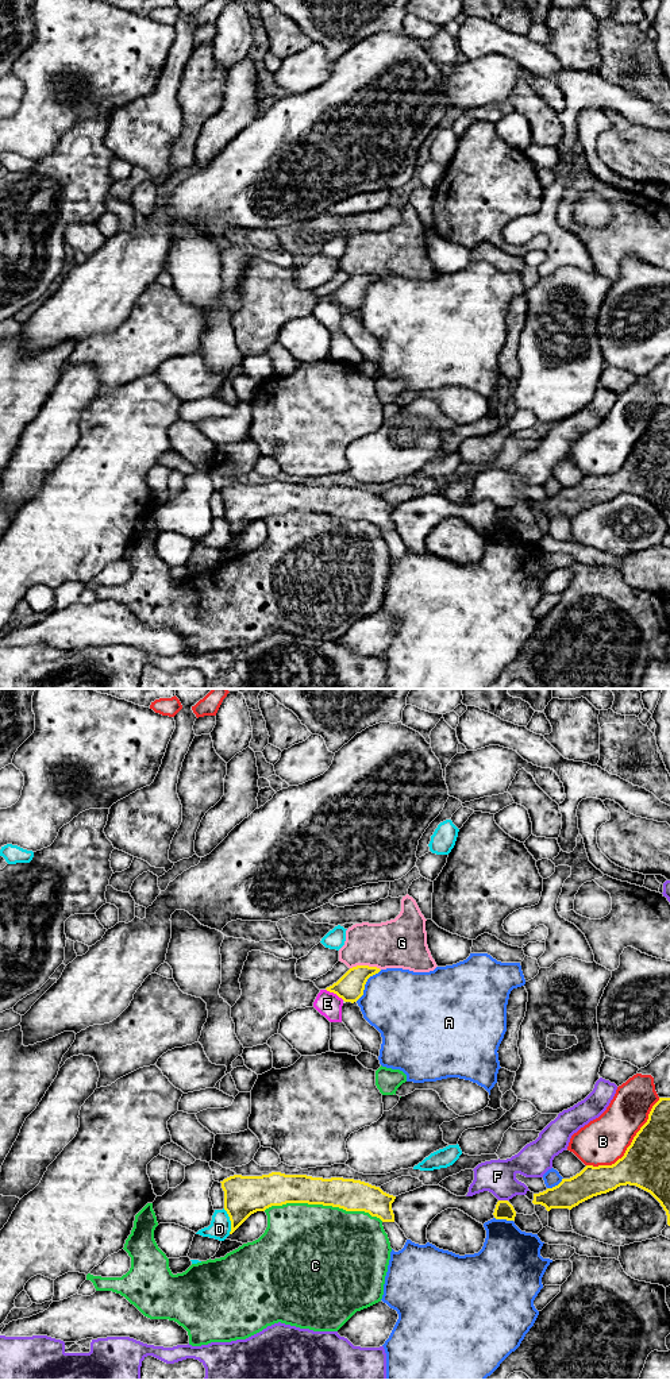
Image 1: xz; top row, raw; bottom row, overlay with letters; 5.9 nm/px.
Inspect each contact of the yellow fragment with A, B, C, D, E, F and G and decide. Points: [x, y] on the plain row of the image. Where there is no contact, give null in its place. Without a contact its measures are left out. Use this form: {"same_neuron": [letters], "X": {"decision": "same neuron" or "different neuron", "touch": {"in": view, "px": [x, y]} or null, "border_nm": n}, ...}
{"same_neuron": [], "A": {"decision": "different neuron", "touch": {"in": "xz", "px": [365, 292]}, "border_nm": 240}, "B": {"decision": "different neuron", "touch": {"in": "xz", "px": [630, 454]}, "border_nm": 600}, "C": {"decision": "different neuron", "touch": {"in": "xz", "px": [323, 513]}, "border_nm": 700}, "D": {"decision": "different neuron", "touch": {"in": "xz", "px": [230, 528]}, "border_nm": 160}, "E": {"decision": "different neuron", "touch": {"in": "xz", "px": [335, 301]}, "border_nm": 130}, "F": {"decision": "different neuron", "touch": {"in": "xz", "px": [503, 509]}, "border_nm": 60}, "G": {"decision": "different neuron", "touch": {"in": "xz", "px": [365, 274]}, "border_nm": 180}}

